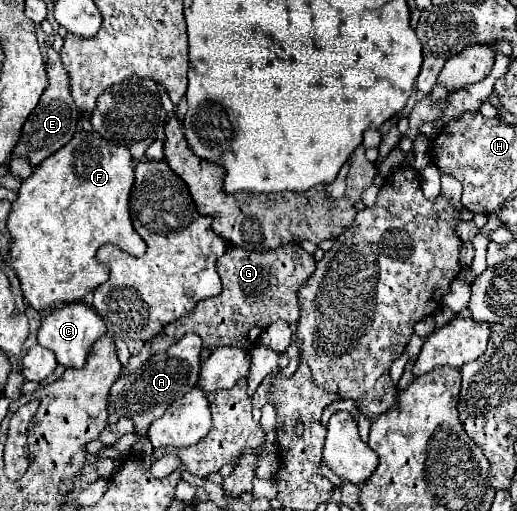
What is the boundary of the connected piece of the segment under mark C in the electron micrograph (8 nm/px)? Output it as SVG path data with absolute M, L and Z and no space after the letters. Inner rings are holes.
M72 303L72 305L64 305L64 307L52 311L48 317L42 319L42 325L38 329L38 343L48 347L50 351L54 351L56 361L60 365L80 369L86 363L88 351L92 349L96 339L100 339L104 333L106 333L106 325L96 315L94 309L90 309L84 303Z

